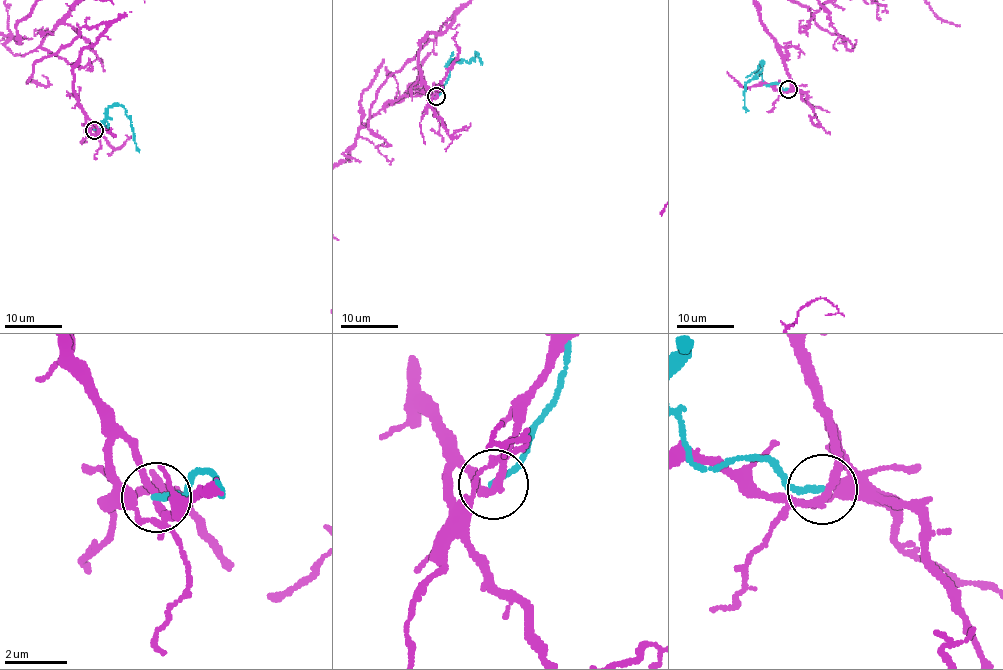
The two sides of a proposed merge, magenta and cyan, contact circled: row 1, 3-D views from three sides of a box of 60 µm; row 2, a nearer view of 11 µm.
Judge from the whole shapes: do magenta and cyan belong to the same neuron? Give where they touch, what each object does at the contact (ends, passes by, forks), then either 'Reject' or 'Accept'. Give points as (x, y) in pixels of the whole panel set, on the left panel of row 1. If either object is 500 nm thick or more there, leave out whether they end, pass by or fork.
Place: (94, 130). At the ring magenta passes by. At the ring cyan ends. Reject

